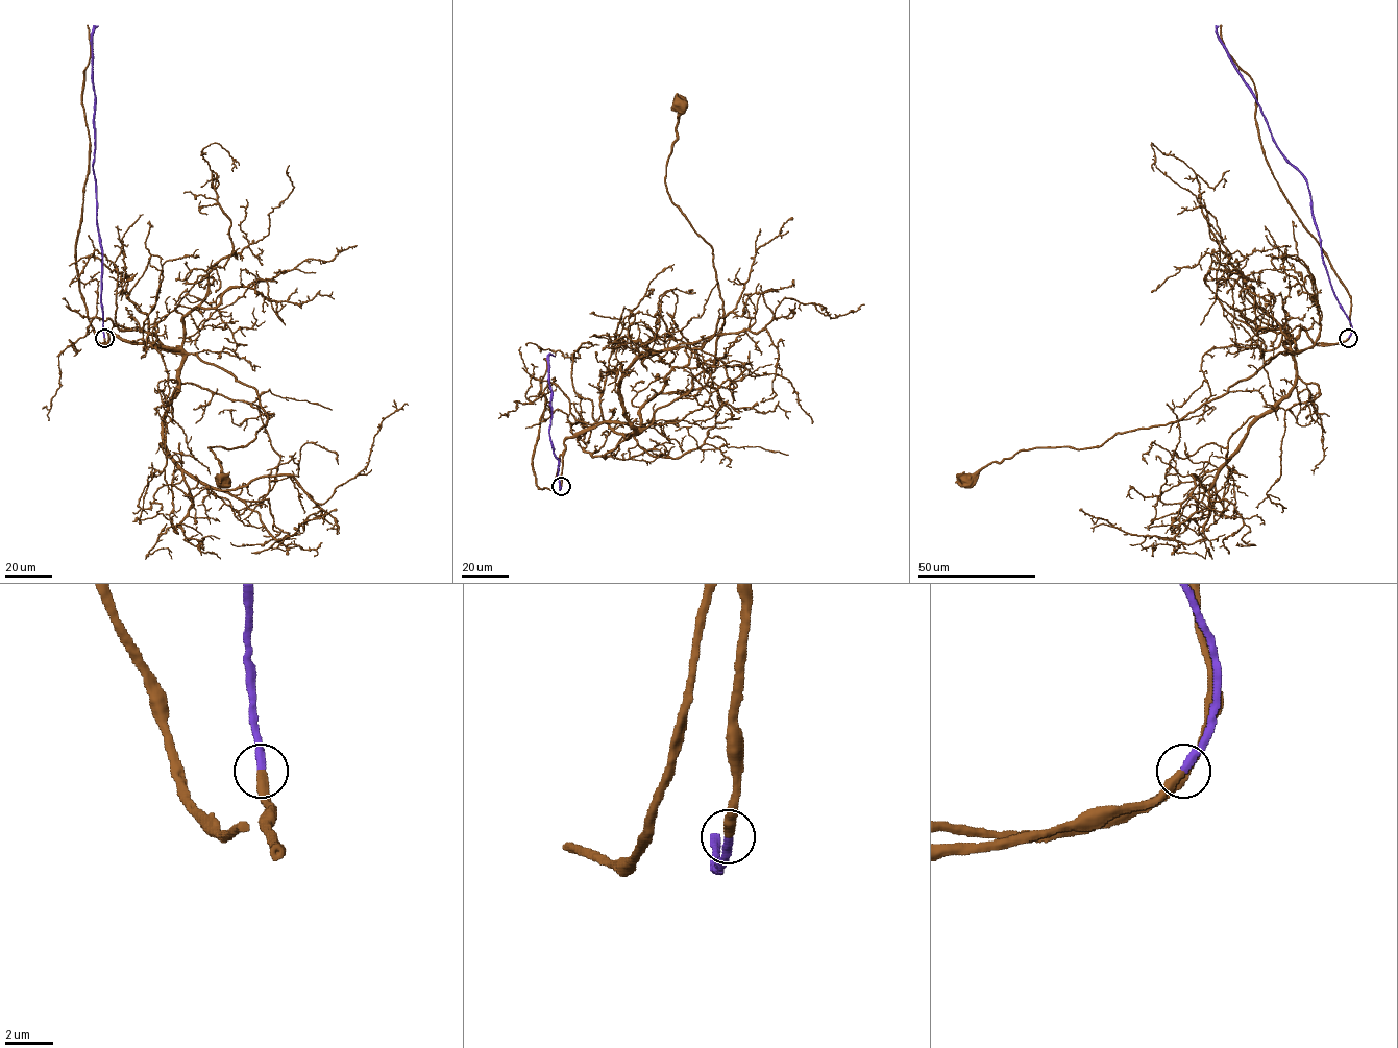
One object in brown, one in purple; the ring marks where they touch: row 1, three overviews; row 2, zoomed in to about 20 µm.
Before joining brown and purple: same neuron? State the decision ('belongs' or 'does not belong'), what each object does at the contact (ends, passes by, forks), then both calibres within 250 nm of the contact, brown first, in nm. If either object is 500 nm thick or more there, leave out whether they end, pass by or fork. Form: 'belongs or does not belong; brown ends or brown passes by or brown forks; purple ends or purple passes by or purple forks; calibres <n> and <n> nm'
belongs; brown ends; purple ends; calibres 380 and 360 nm

